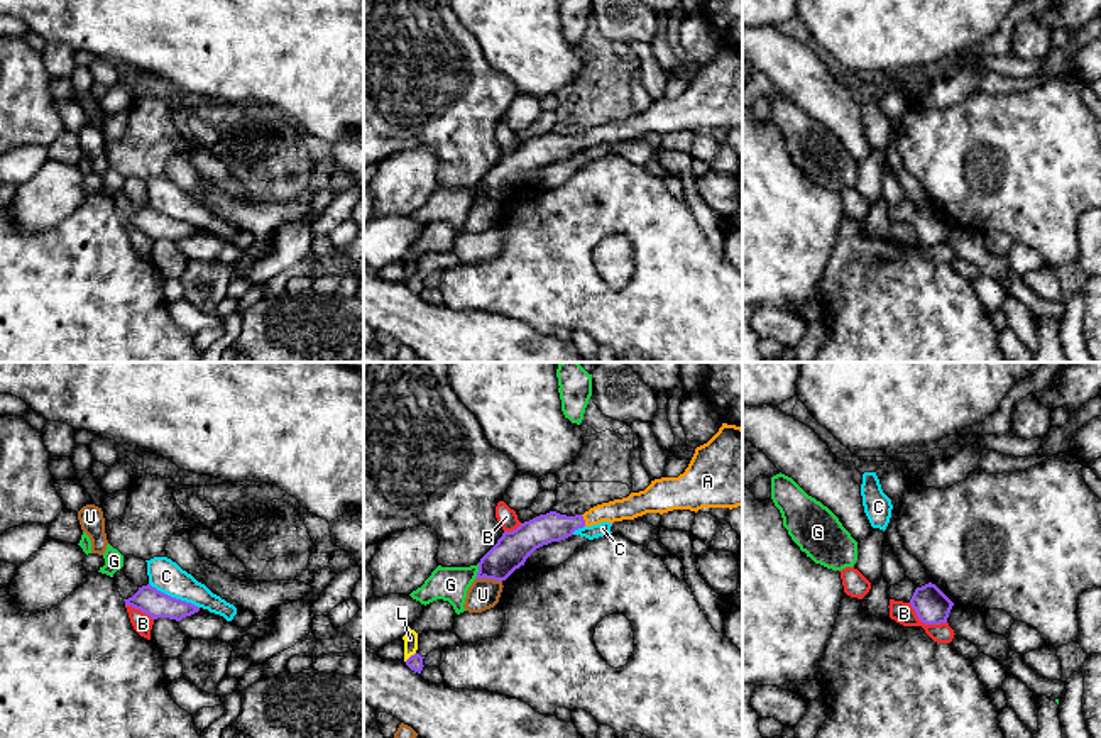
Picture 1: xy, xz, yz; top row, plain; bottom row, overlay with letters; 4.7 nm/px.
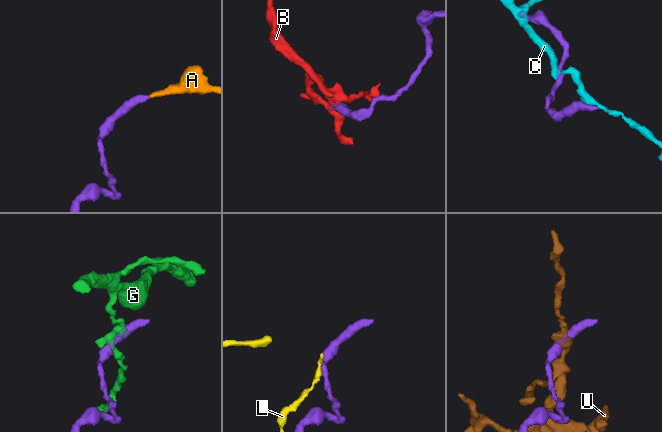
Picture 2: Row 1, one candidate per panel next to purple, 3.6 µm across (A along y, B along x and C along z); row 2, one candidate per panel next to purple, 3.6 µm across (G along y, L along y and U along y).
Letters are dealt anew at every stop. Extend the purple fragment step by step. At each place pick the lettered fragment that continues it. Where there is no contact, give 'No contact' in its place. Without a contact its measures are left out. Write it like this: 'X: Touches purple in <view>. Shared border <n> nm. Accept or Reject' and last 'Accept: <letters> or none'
A: Touches purple in xz. Shared border 60 nm. Accept
B: Touches purple in yz. Shared border 200 nm. Reject
C: Touches purple in xy. Shared border 260 nm. Reject
G: Touches purple in xz. Shared border 80 nm. Reject
L: Touches purple in xz. Shared border 70 nm. Reject
U: Touches purple in xz. Shared border 130 nm. Reject
Accept: A

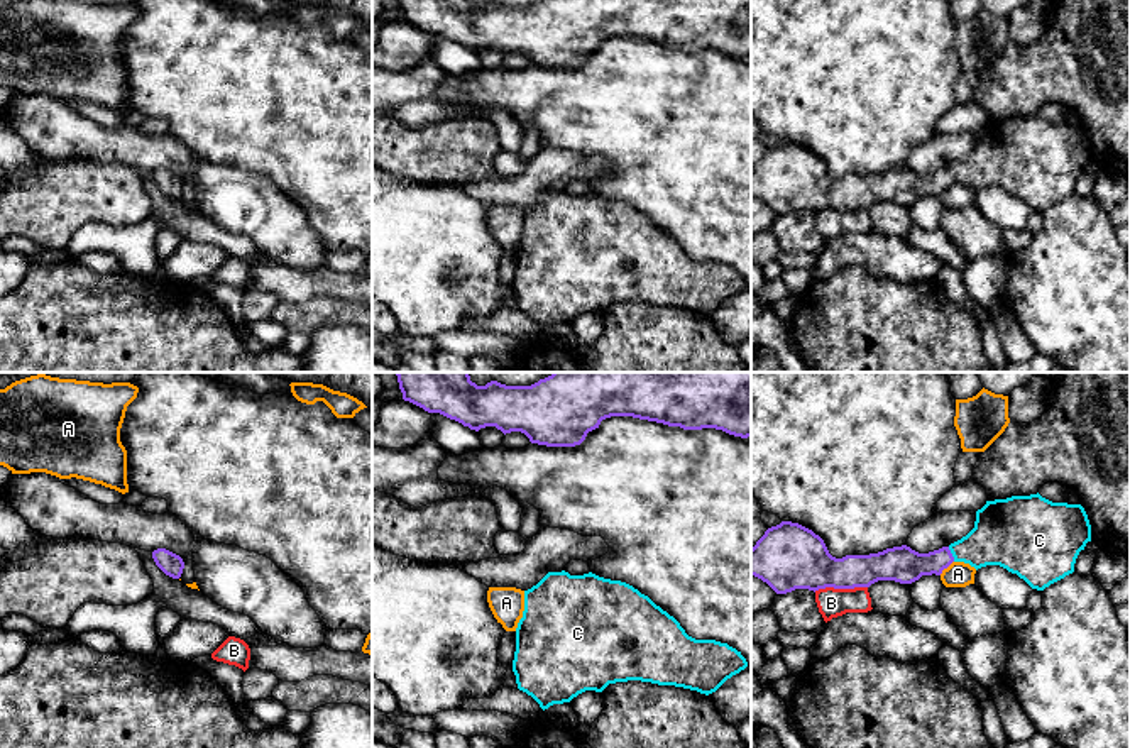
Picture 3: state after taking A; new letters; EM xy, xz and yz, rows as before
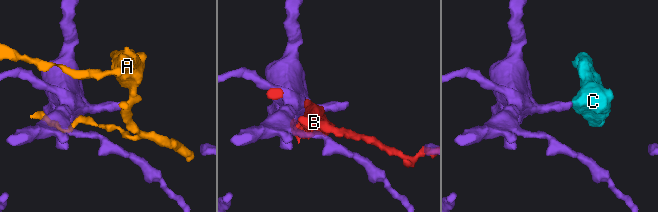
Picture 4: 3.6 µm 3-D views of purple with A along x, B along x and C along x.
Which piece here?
A: Touches purple in yz. Shared border 100 nm. Reject
B: Touches purple in yz. Shared border 260 nm. Reject
C: Touches purple in yz. Shared border 80 nm. Accept
Accept: C

